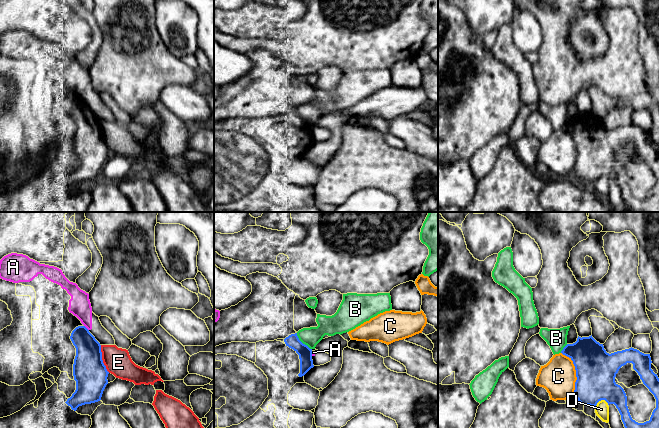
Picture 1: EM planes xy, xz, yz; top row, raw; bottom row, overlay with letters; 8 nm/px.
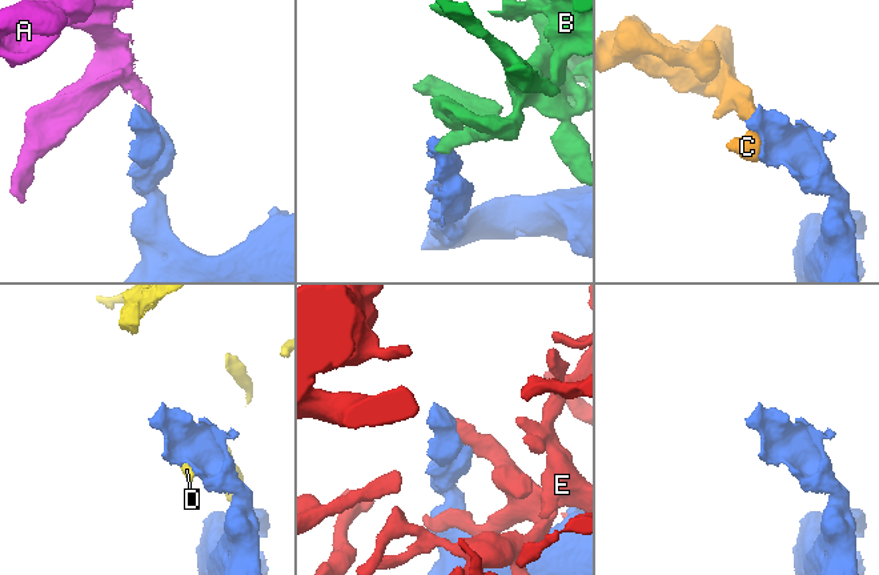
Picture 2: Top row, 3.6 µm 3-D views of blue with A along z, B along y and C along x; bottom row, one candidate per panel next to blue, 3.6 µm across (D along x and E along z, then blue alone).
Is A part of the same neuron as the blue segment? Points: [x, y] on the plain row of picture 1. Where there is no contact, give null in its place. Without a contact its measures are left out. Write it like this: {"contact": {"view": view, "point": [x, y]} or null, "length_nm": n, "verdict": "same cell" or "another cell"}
{"contact": {"view": "xy", "point": [86, 104]}, "length_nm": 60, "verdict": "another cell"}

